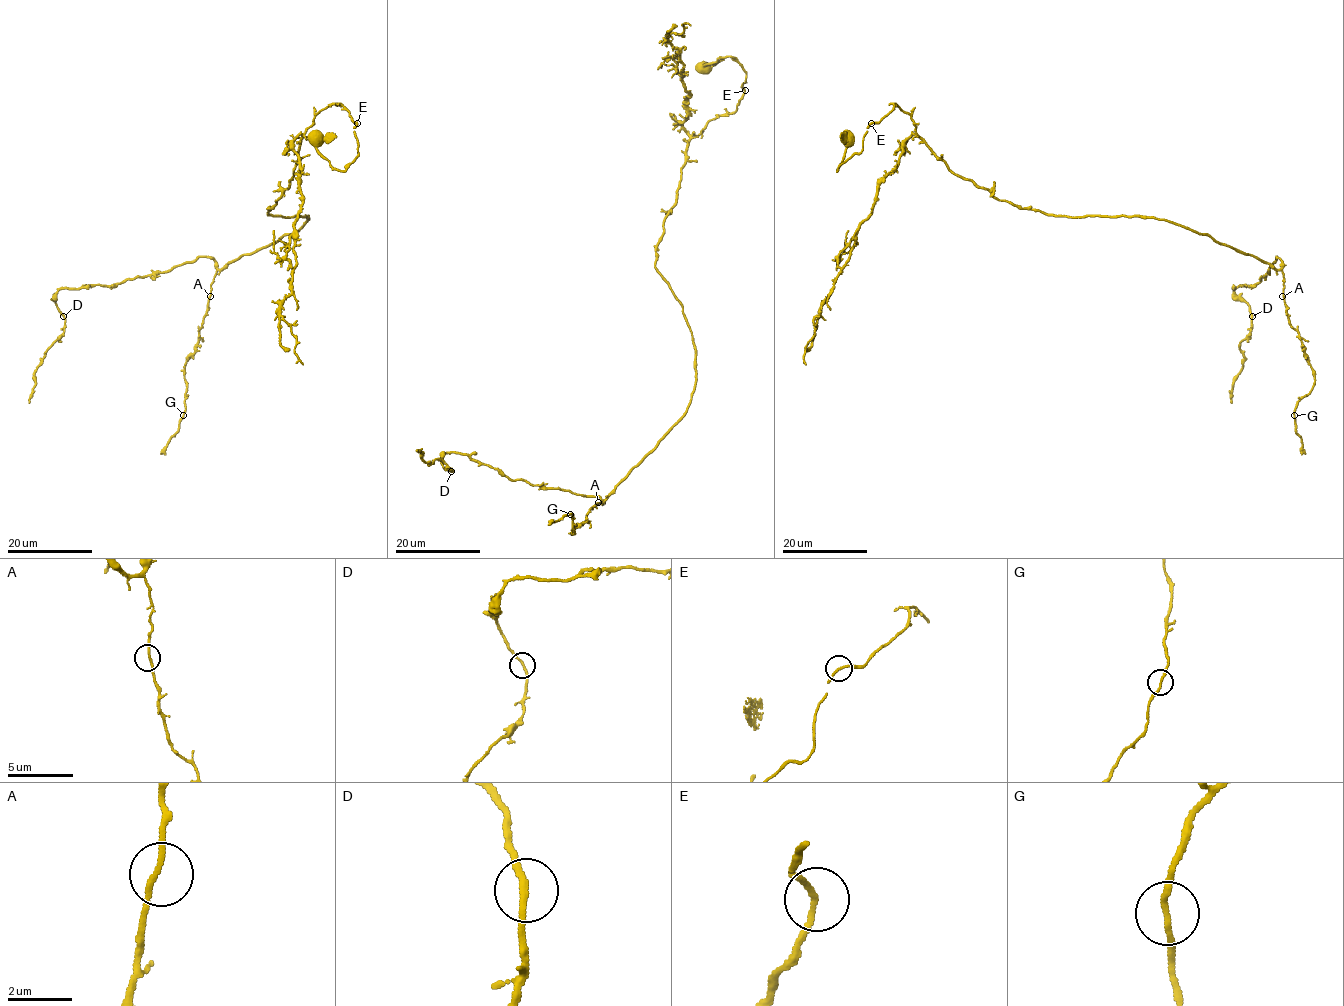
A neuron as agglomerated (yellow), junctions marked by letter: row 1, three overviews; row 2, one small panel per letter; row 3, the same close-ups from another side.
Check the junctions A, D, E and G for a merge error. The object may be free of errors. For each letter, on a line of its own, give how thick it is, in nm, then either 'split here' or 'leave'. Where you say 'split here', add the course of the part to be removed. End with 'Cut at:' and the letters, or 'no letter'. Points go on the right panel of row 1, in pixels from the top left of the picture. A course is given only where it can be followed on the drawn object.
A: 170 nm | leave
D: 190 nm | leave
E: 170 nm | leave
G: 170 nm | leave
Cut at: no letter

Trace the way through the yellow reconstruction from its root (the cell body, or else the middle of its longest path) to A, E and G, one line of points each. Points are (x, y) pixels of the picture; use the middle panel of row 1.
A: (693, 338), (695, 386), (685, 414), (615, 490), (602, 503), (598, 502)
E: (693, 338), (681, 303), (655, 266), (656, 247), (675, 203), (688, 140), (710, 120), (733, 113), (745, 90)
G: (693, 338), (695, 386), (685, 414), (612, 494), (589, 509), (586, 519), (573, 529), (573, 534), (570, 514)

